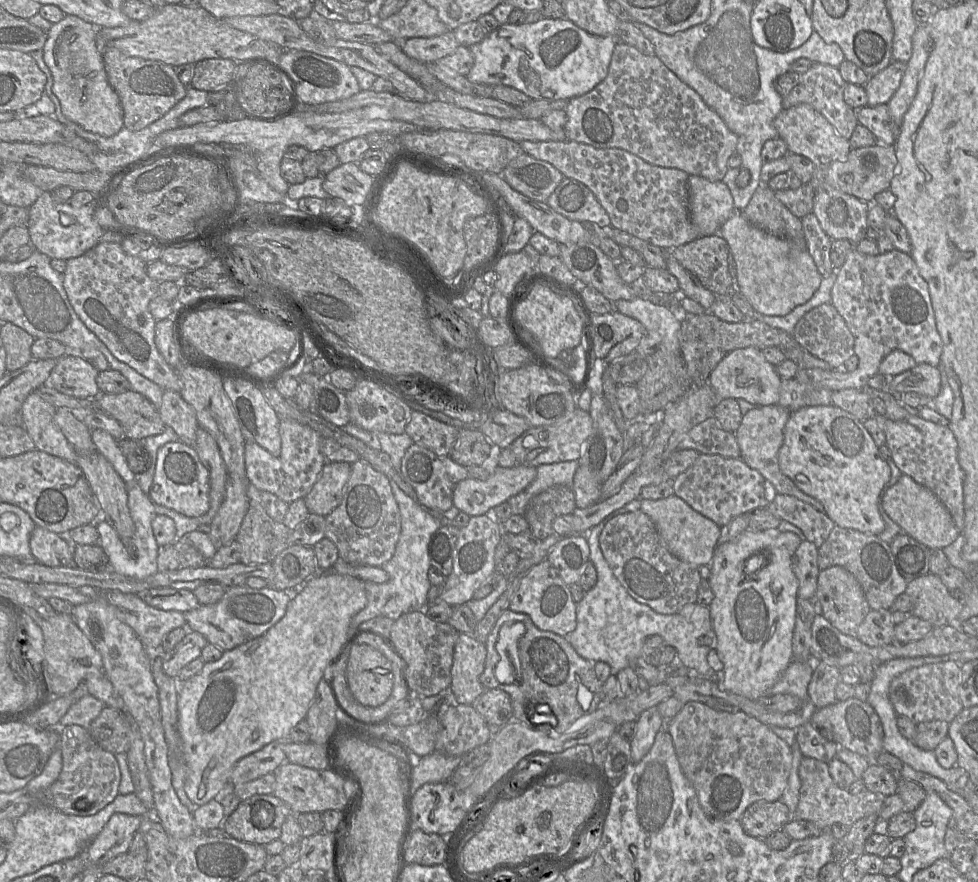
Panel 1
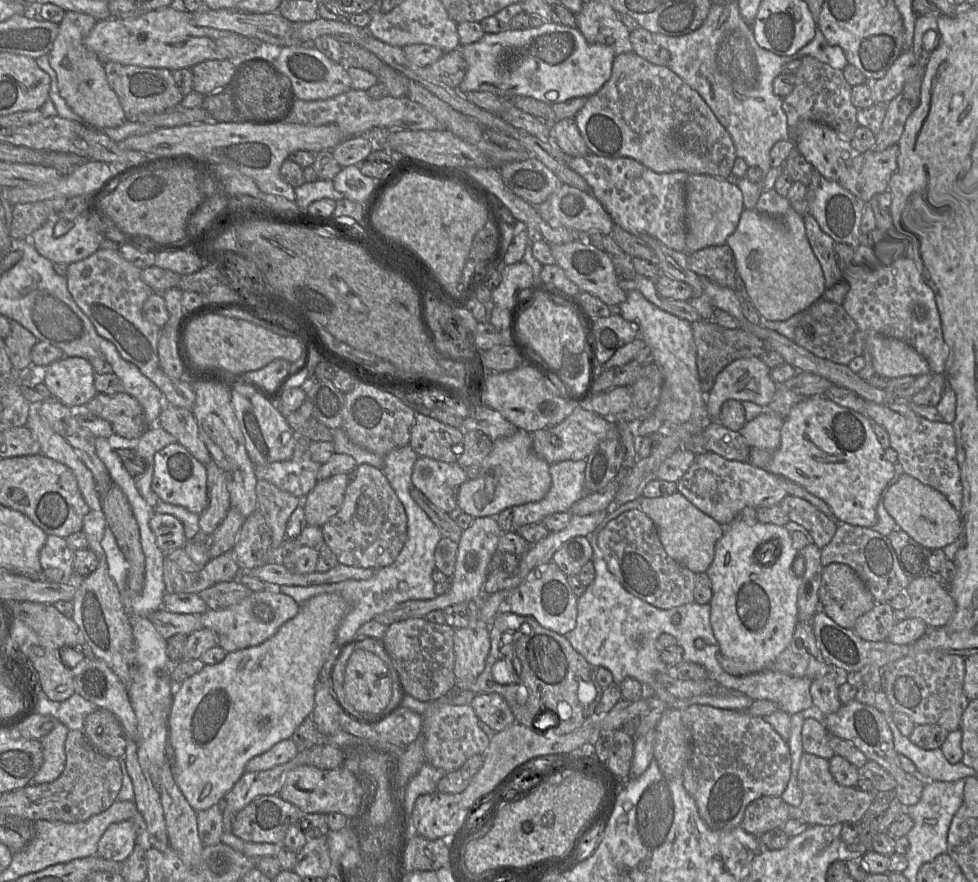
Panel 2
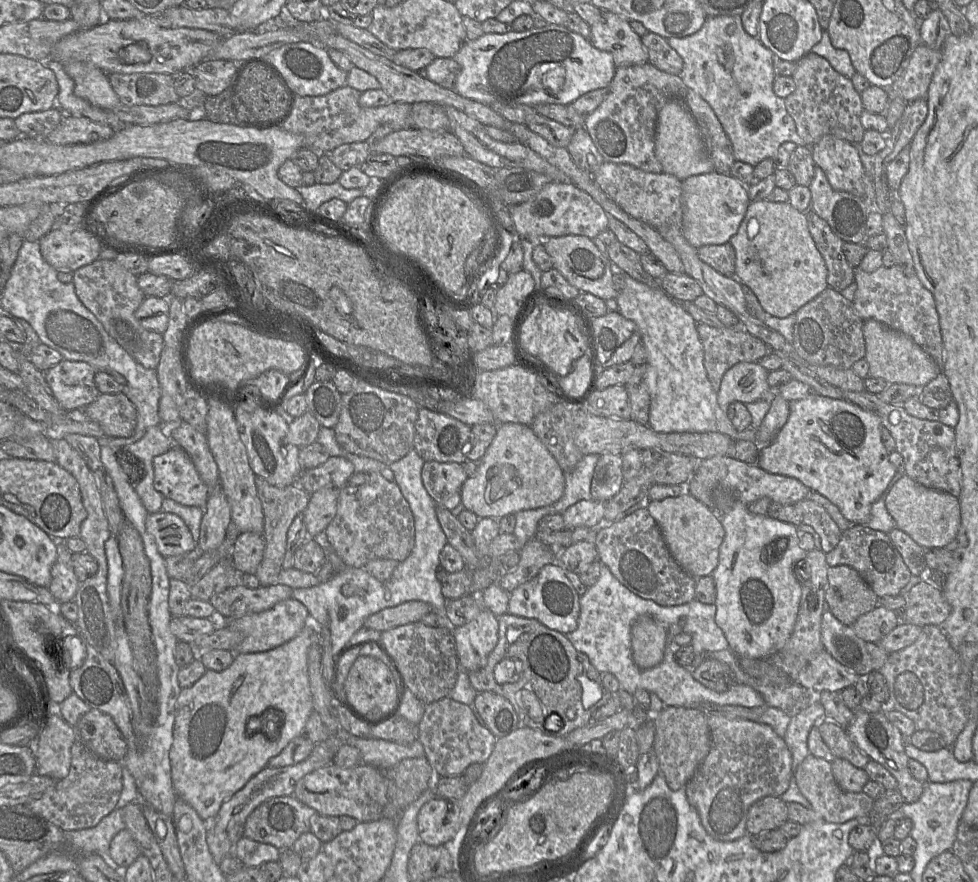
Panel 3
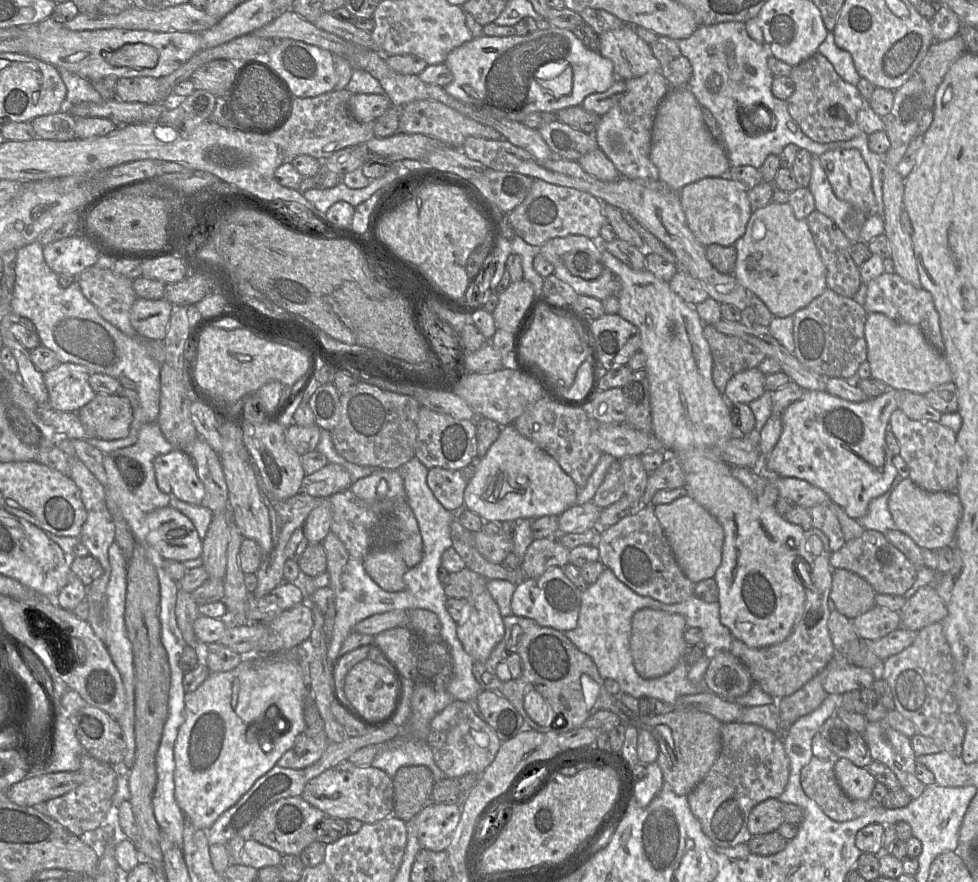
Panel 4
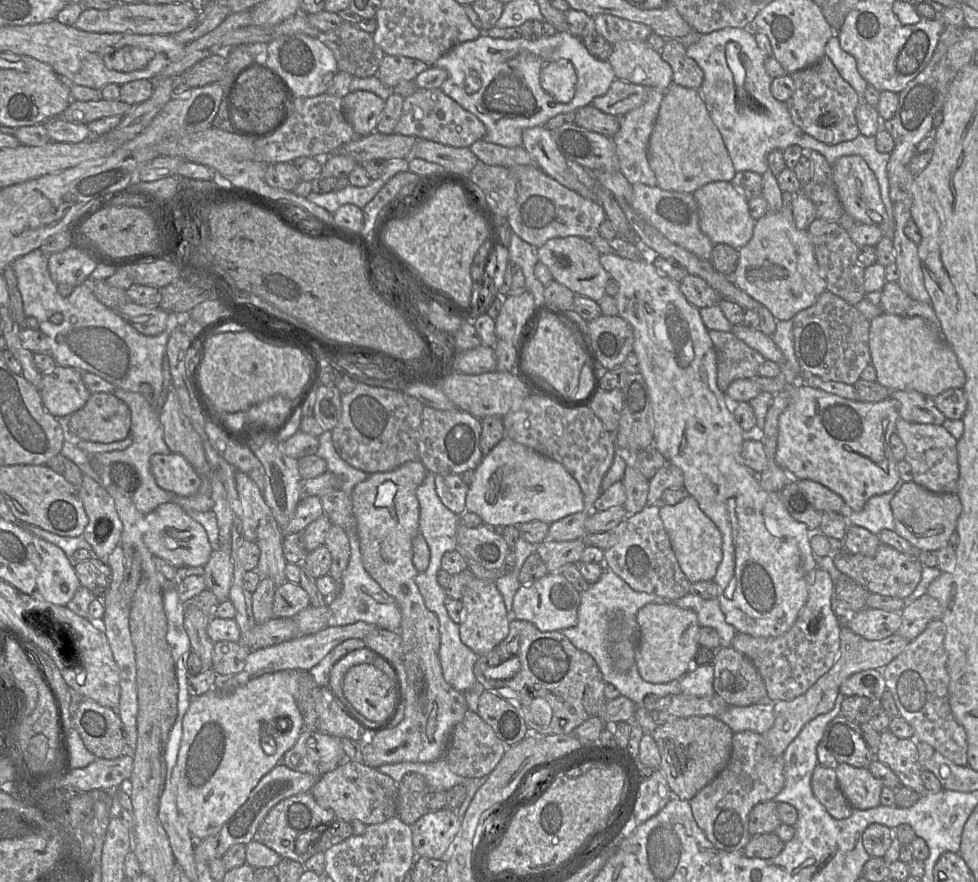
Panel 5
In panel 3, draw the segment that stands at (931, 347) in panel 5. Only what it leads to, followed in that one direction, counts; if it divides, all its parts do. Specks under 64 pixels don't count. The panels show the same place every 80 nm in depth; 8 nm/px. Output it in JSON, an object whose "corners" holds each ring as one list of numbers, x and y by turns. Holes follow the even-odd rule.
{"corners":[[875,319,863,325,866,344,865,359,869,363,869,376,882,378,889,384,904,383,924,387,943,373,943,369,910,337,892,330]]}

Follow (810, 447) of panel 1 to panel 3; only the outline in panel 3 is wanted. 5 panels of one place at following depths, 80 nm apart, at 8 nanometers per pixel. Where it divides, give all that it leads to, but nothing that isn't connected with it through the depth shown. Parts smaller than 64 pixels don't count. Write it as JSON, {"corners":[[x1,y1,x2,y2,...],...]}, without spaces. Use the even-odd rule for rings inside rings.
{"corners":[[817,393,790,402,787,422,772,442,761,445,756,465,795,478,836,505,851,523,865,525,873,503,897,472,882,441,881,418,845,399]]}

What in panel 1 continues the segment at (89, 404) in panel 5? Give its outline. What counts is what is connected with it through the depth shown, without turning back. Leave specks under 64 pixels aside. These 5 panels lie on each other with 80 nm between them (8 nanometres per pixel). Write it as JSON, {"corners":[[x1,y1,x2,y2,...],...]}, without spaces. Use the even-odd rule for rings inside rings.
{"corners":[[127,390,117,394,100,393,95,399,95,407,115,418,122,426,125,437,142,440,160,434,167,427,163,422,159,409,144,395]]}

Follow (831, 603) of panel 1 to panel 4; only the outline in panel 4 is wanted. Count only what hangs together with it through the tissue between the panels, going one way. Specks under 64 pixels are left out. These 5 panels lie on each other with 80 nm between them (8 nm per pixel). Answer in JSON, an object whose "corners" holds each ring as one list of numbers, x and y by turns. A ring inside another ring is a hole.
{"corners":[[837,568,832,572,830,599,836,611,850,620,860,616,875,604,873,587,862,577,846,569]]}

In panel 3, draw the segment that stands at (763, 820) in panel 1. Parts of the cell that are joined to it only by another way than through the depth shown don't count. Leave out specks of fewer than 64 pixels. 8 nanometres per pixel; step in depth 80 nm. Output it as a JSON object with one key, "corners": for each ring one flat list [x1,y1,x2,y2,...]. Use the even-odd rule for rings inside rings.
{"corners":[[766,796,752,804,746,829,751,836,781,827,788,821,787,803,779,796]]}

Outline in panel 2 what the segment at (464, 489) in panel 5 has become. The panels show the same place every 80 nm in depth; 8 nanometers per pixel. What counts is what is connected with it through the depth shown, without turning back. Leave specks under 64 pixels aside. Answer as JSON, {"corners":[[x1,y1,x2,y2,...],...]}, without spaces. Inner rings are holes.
{"corners":[[419,456,413,467,411,481,435,506,448,514,457,507,459,486,468,479,464,468,457,462,448,463]]}

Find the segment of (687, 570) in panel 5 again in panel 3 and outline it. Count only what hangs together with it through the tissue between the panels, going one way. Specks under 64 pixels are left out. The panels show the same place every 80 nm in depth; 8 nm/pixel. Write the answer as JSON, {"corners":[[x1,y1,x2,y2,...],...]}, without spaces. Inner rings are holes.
{"corners":[[689,493,651,500,647,510,658,524,666,545,680,567,695,579,712,576,719,563,719,548,725,530,719,517]]}

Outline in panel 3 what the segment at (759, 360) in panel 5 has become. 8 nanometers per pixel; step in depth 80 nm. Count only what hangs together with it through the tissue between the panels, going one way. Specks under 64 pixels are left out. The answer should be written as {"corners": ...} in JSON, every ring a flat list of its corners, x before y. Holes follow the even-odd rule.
{"corners":[[698,323,697,332,704,350,704,367,715,392,719,391,723,375,732,366,739,362,758,362,772,351,761,339,749,334,742,327,716,328]]}

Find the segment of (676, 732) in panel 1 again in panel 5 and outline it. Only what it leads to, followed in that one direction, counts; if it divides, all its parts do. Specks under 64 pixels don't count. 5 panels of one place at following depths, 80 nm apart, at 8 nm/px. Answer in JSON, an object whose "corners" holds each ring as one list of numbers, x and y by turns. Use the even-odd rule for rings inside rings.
{"corners":[[753,731,734,733,729,762,723,770,689,801,692,814,698,827,707,839,719,850,726,852,742,851,751,840,748,829,748,816,752,808,768,800,773,800,782,790,785,782,782,756,770,754,764,747,764,736]]}

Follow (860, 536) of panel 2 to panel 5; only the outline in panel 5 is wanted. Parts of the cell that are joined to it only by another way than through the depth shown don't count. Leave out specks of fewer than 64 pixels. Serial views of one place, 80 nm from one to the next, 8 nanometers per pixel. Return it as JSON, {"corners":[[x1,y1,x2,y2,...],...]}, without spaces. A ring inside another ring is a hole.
{"corners":[[881,543,874,556,852,554,848,551,832,553,836,568,851,577,870,593,906,599,912,594,921,580,923,564,917,557,897,551,895,548]]}

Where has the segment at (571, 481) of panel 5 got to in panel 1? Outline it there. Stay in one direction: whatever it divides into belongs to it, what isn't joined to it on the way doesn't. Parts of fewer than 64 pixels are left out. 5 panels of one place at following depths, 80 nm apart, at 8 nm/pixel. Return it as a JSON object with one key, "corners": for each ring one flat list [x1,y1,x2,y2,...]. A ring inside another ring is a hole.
{"corners":[[491,466,491,476,487,480,468,477,456,484,452,496,453,506,470,517,484,515,524,491,536,475,534,466]]}

